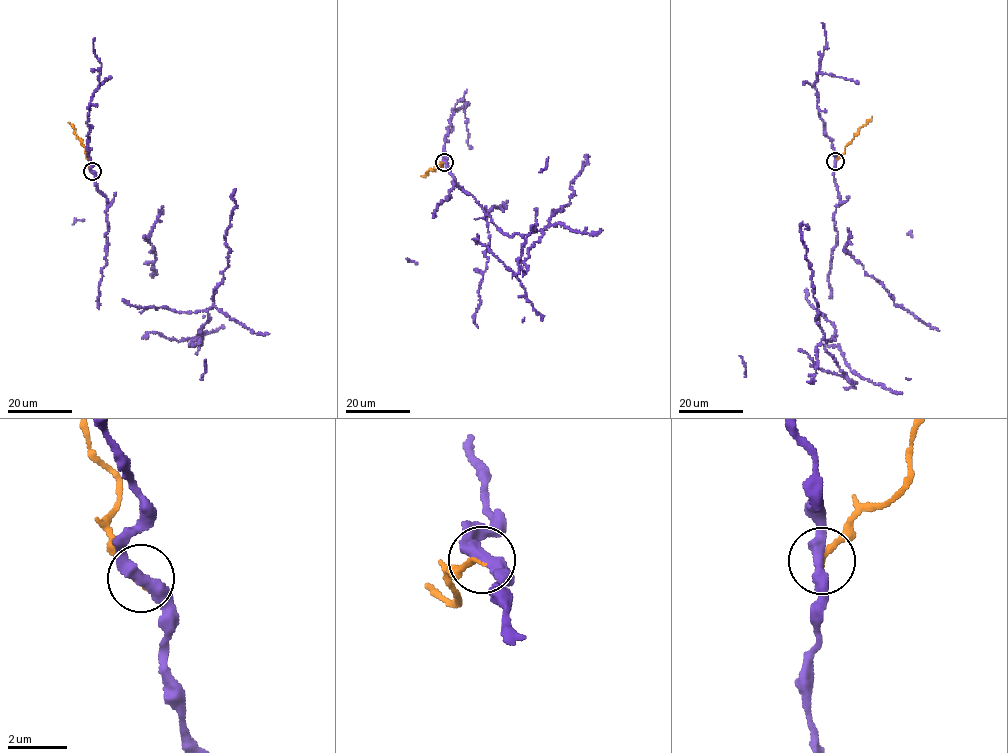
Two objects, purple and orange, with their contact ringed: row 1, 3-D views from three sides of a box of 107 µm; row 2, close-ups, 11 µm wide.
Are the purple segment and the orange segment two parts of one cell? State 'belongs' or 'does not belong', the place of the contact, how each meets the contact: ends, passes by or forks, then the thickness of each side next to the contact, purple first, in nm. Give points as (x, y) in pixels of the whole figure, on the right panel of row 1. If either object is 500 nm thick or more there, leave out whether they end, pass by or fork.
does not belong; at (835, 161); purple passes by; orange ends there; 400 nm thick on the purple side, 200 nm on the other

